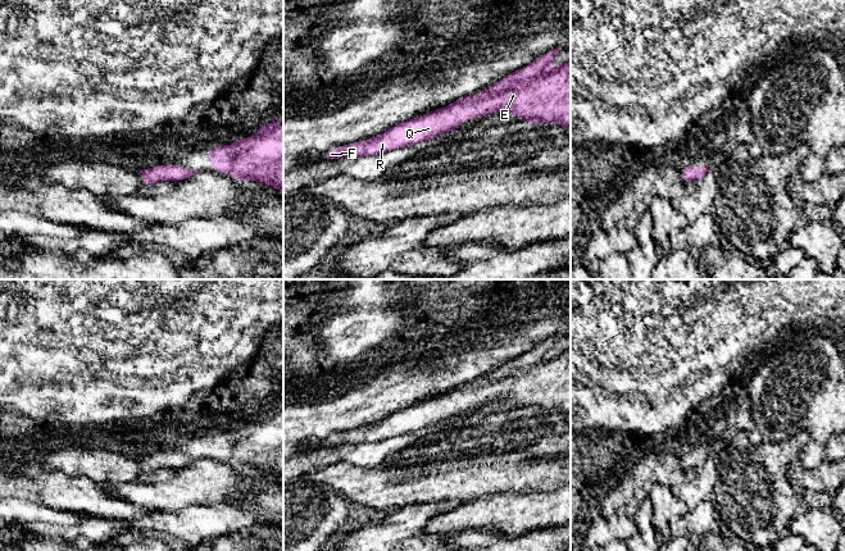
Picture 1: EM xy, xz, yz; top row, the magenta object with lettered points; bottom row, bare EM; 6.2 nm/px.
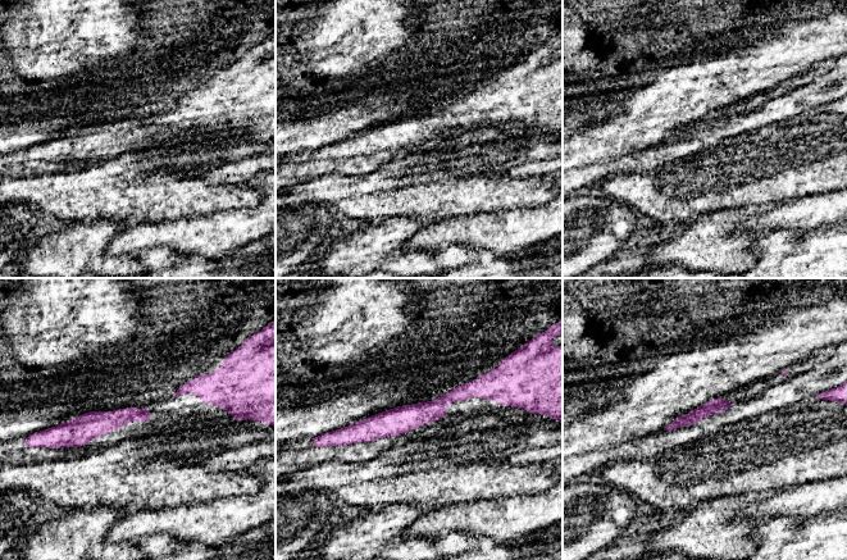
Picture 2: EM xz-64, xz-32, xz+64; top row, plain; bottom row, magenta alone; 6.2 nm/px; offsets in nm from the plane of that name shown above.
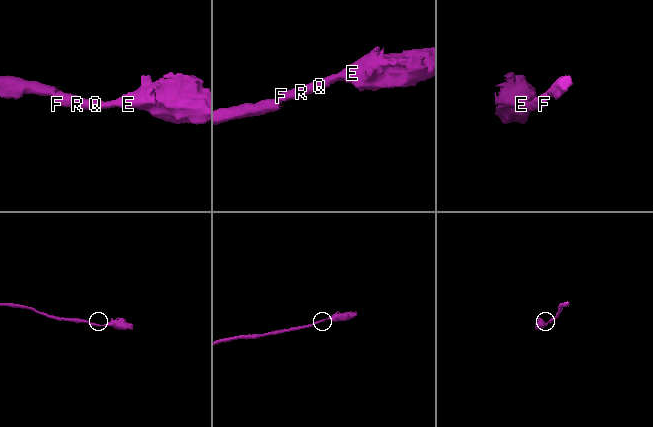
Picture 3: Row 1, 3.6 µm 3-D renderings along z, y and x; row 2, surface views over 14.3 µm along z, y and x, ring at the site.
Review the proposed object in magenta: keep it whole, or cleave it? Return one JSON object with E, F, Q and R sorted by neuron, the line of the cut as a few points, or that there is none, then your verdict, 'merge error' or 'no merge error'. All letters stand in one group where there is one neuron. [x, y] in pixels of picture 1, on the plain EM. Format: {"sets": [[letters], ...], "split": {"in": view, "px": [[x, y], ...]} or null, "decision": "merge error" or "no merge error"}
{"sets": [["E", "F", "Q", "R"]], "split": null, "decision": "no merge error"}

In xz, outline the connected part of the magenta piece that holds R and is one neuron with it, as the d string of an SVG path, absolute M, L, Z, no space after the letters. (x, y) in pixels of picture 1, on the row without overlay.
M549 337L478 382L462 384L448 393L392 413L373 425L331 436L322 441L322 446L380 442L454 418L463 407L499 397L518 402L524 410L558 410L571 416L571 349L559 351L553 359L546 358L560 337Z

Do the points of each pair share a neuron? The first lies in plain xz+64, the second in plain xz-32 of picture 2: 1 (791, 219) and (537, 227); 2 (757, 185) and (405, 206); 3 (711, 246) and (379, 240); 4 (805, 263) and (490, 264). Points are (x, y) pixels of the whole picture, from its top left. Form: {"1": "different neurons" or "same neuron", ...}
{"1": "same neuron", "2": "same neuron", "3": "same neuron", "4": "same neuron"}

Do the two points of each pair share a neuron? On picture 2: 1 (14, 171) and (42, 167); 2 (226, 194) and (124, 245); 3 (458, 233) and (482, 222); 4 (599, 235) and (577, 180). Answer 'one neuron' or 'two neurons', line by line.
1: one neuron
2: two neurons
3: one neuron
4: two neurons

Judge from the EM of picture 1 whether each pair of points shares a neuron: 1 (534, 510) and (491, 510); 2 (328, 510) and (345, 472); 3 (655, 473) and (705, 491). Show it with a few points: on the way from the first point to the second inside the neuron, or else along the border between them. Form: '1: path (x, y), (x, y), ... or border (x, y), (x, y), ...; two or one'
1: path (523, 510), (501, 510); one
2: border (305, 486), (334, 491), (348, 501); two
3: border (685, 481), (672, 487); two

